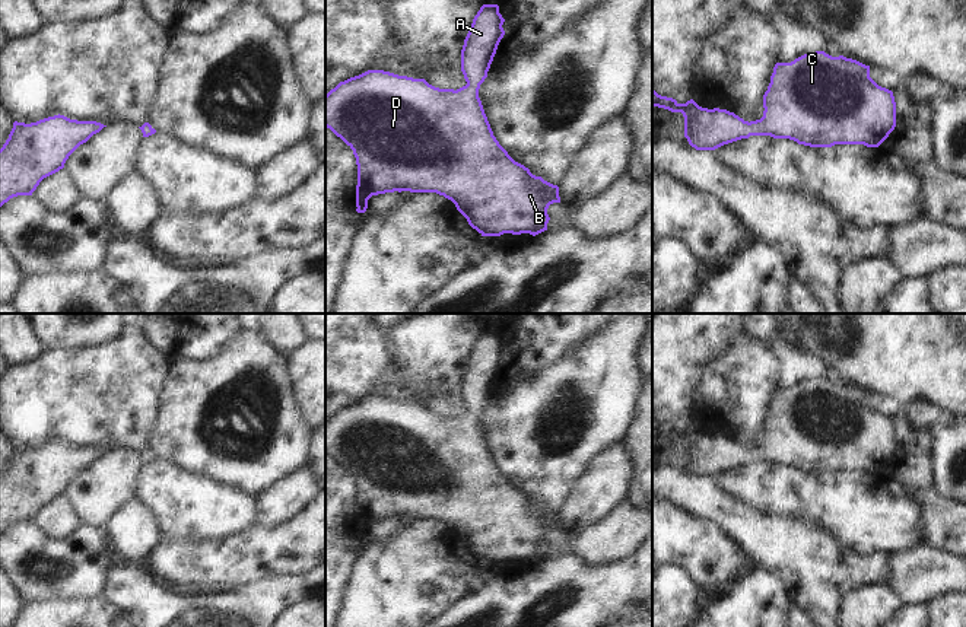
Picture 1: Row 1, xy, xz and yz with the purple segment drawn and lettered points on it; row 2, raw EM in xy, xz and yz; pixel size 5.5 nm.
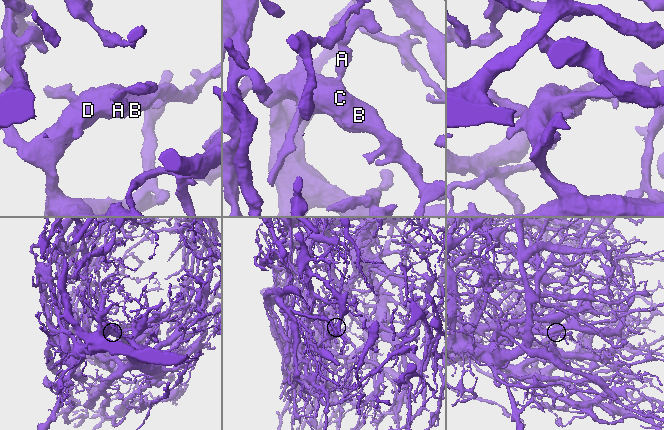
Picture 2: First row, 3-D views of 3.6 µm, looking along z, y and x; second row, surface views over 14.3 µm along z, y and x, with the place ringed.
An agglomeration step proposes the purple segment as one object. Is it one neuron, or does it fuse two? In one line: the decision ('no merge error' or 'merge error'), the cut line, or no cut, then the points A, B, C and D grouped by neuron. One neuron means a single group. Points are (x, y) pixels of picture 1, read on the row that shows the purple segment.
no merge error; cut none; groups A B C D

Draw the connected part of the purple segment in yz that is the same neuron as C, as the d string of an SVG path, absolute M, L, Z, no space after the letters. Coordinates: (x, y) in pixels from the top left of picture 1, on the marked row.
M824 51L804 54L791 63L775 64L763 95L763 117L756 121L744 121L727 109L702 108L693 99L679 104L673 98L658 95L654 87L652 106L681 112L684 137L696 150L715 150L750 136L789 139L810 147L835 144L878 147L896 127L893 92L878 86L870 77L870 66L843 55L832 57Z

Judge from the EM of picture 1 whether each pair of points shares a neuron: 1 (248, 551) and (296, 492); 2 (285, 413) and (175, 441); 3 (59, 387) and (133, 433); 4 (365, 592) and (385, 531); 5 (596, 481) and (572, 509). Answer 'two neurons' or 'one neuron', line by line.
1: two neurons
2: one neuron
3: one neuron
4: two neurons
5: one neuron

